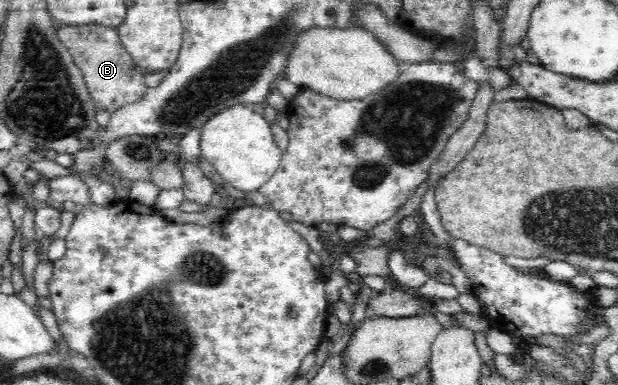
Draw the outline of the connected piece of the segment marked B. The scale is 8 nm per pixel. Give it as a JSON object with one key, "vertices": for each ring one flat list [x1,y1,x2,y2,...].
{"vertices":[[54,24,60,42,72,55,74,64,81,69,93,104,112,113,118,108,140,102,147,92,147,72,136,65,132,55,122,45,117,29,99,24,66,25]]}

